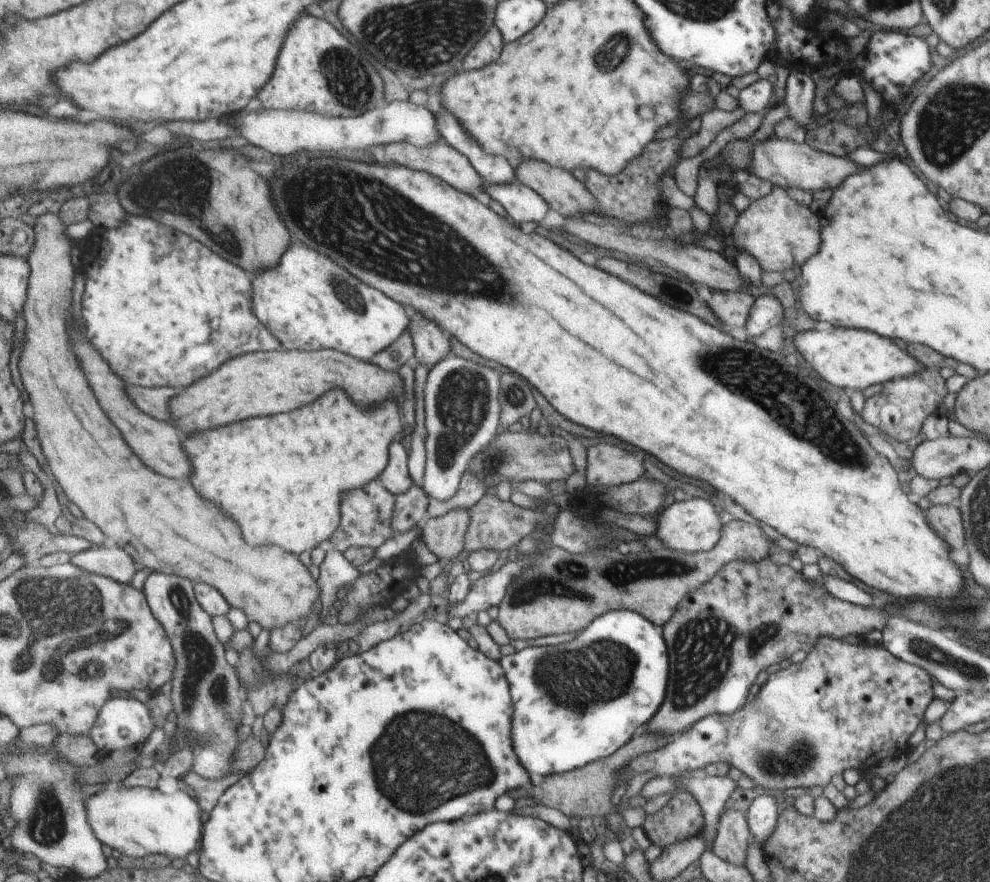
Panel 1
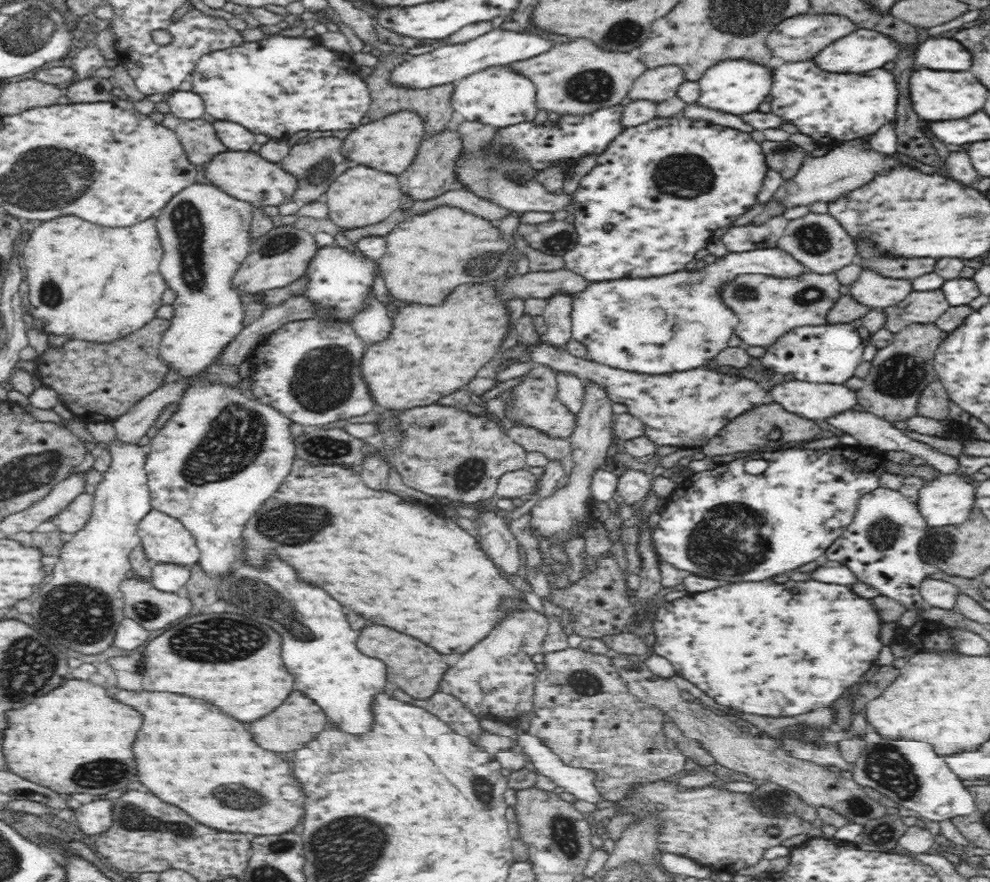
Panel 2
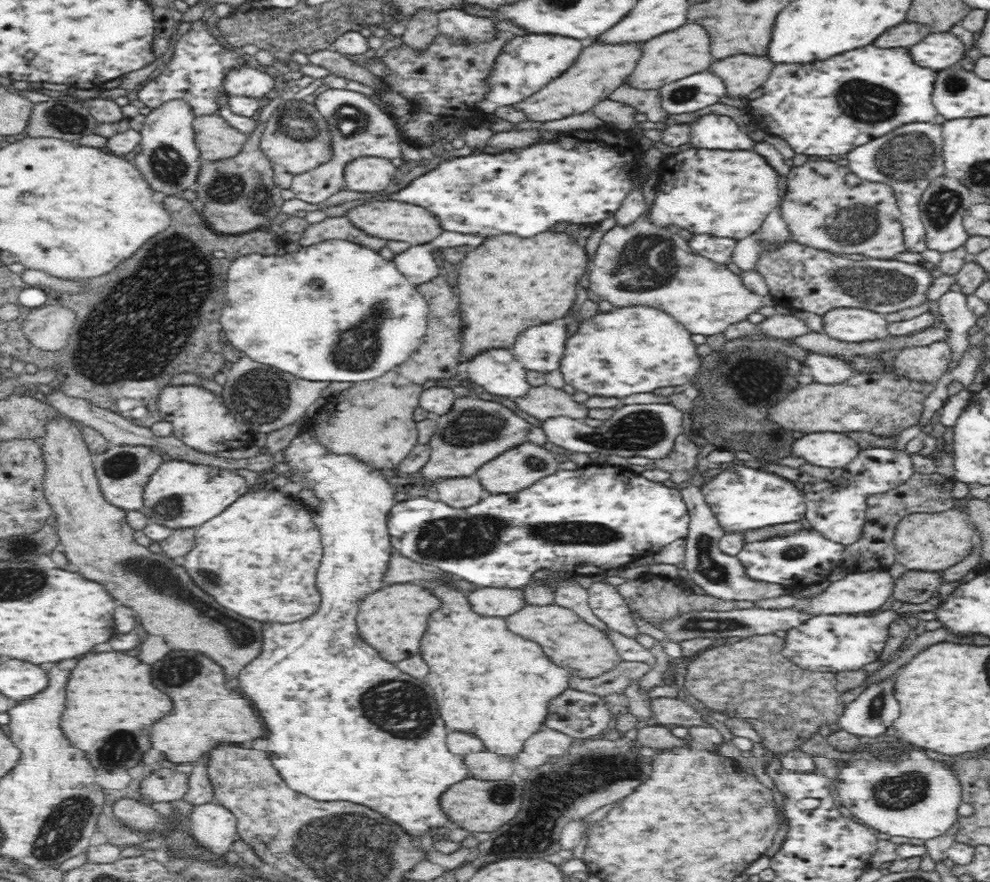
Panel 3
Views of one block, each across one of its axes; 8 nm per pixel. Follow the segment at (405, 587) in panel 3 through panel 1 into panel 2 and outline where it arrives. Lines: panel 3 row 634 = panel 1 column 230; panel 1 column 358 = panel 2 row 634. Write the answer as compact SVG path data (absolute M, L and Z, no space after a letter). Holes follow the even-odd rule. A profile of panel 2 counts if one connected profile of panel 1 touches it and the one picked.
M365 626L359 631L357 647L367 657L376 657L387 667L387 684L390 690L402 689L407 696L426 698L438 691L438 681L449 668L448 660L434 648L420 644L420 640L412 640L412 636L404 636L386 626Z

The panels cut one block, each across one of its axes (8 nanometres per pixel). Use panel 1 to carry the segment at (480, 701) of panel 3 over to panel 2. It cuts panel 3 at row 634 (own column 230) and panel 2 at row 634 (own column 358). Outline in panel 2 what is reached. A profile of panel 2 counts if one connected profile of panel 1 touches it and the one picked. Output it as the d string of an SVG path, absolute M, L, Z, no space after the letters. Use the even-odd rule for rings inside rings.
M296 459L295 462L296 464L292 464L290 474L288 474L288 480L283 482L284 488L280 486L278 492L266 500L265 506L268 508L264 508L260 512L260 516L256 516L256 520L252 520L252 524L244 526L241 540L247 542L247 550L243 552L243 556L246 556L248 561L259 563L266 553L276 552L276 556L284 556L286 562L292 564L292 568L296 568L295 571L300 572L300 576L304 576L304 580L312 580L312 584L320 584L320 588L324 588L334 600L340 602L344 609L350 608L354 612L360 612L364 618L370 618L374 624L384 624L402 634L414 636L414 638L422 640L424 644L436 648L442 654L462 654L462 652L470 650L474 644L478 644L480 640L486 638L492 628L498 626L510 614L510 609L506 608L508 598L523 599L523 592L514 588L506 578L500 575L501 570L488 556L484 555L482 549L478 548L476 539L466 530L457 526L455 521L439 517L429 508L408 502L402 497L392 494L389 490L384 492L370 490L368 486L364 486L360 475L348 470L347 466L312 466L300 459Z

